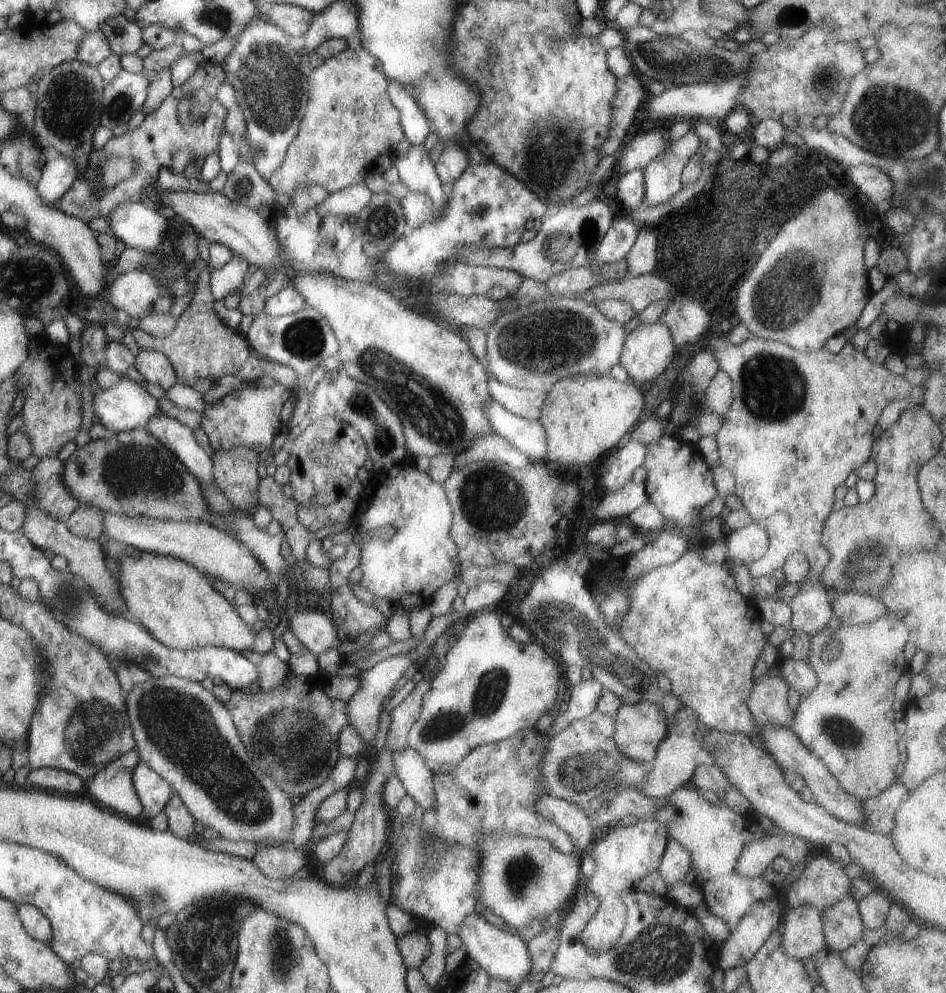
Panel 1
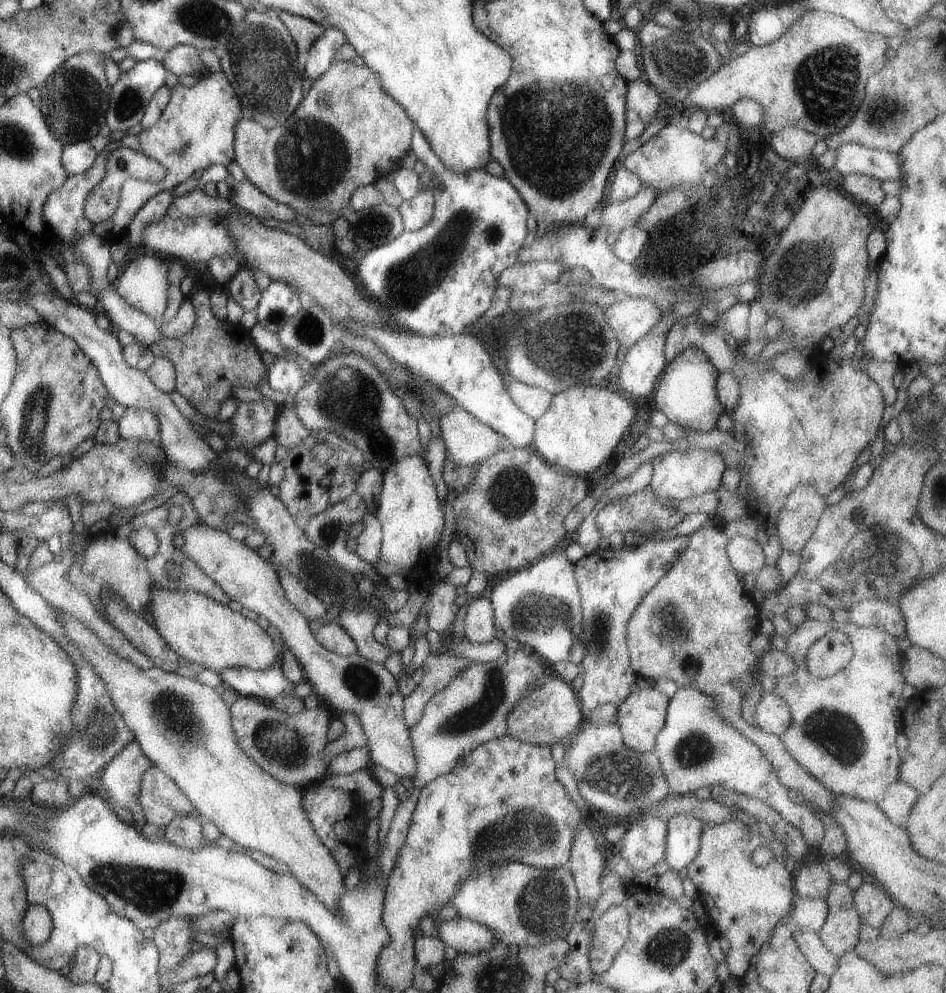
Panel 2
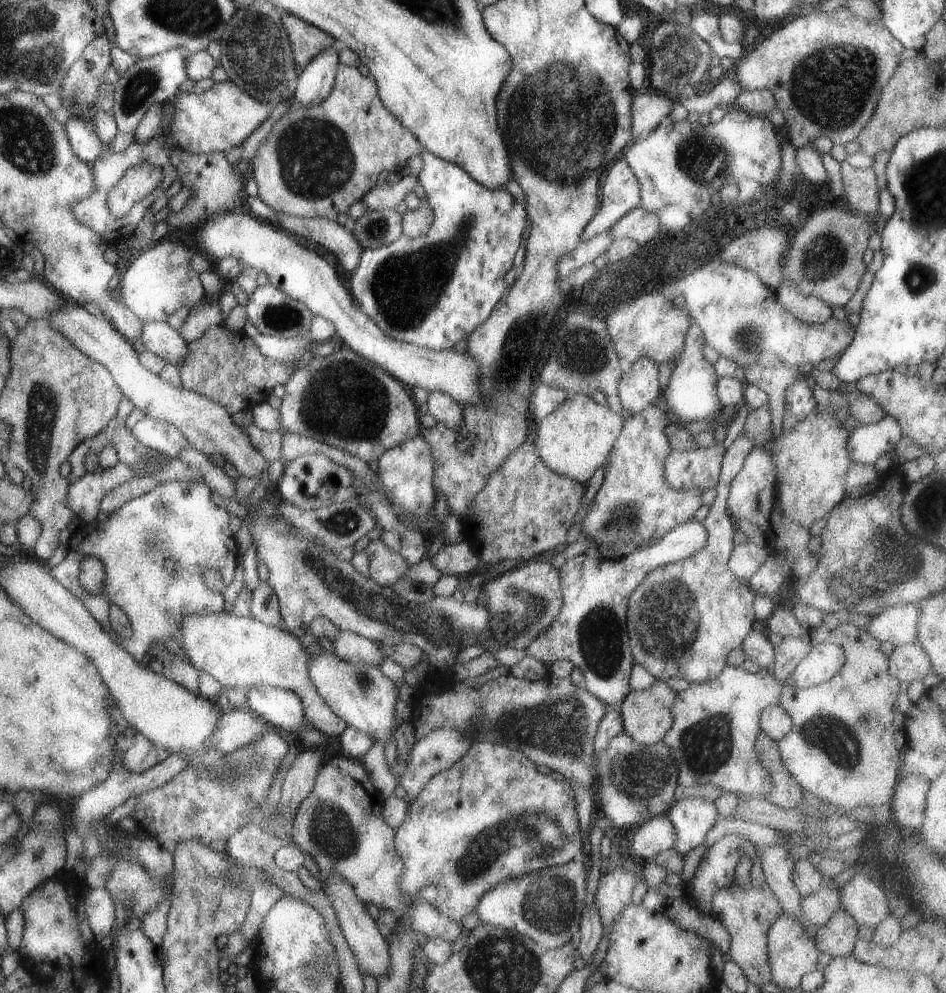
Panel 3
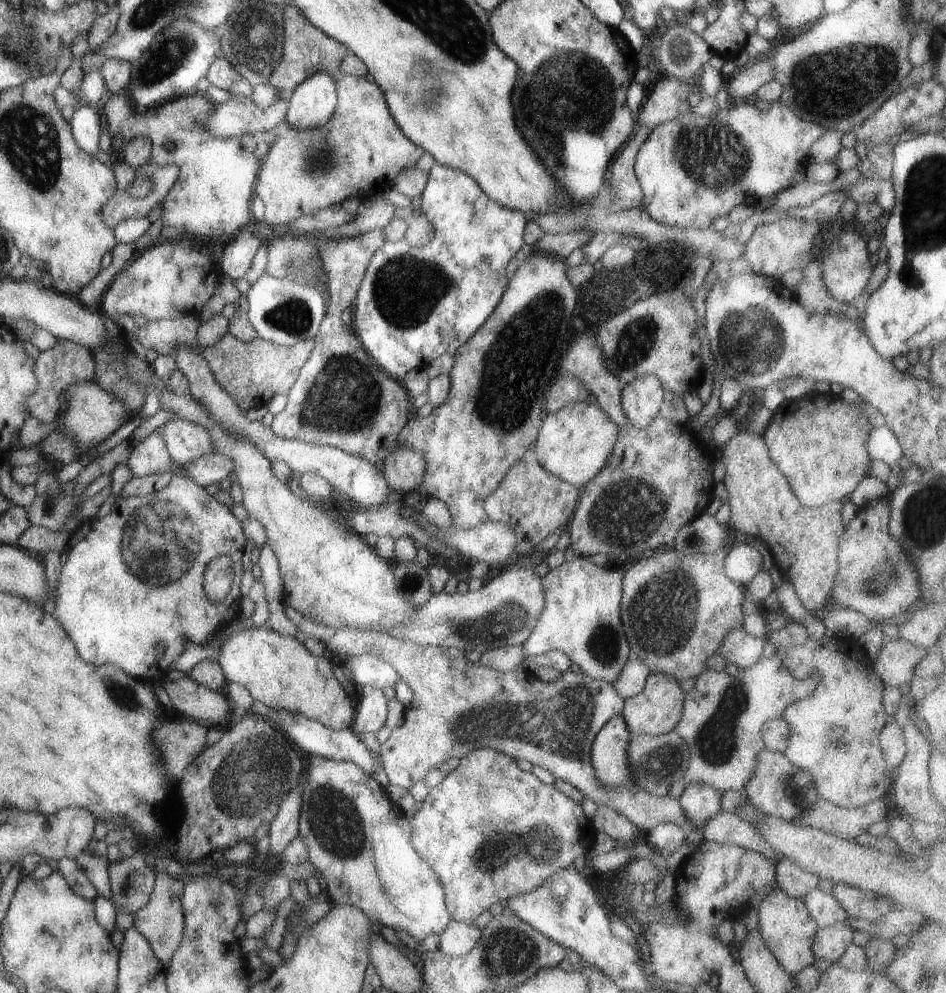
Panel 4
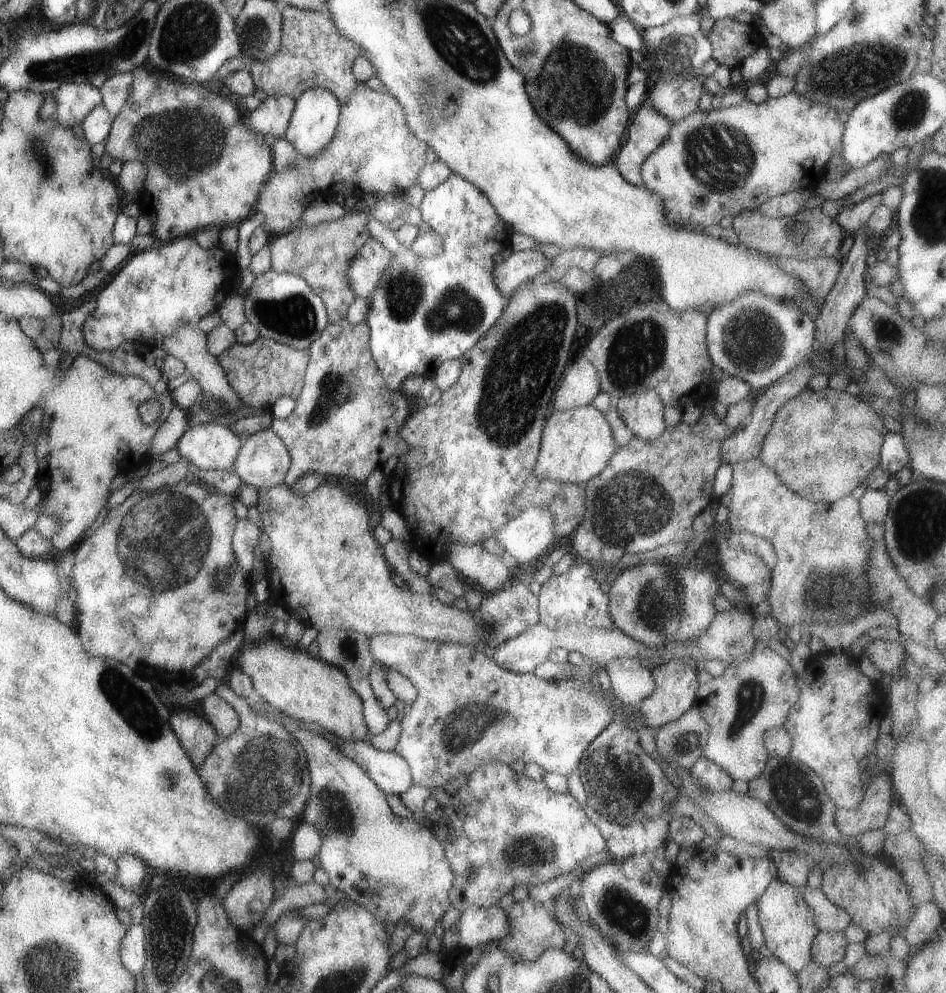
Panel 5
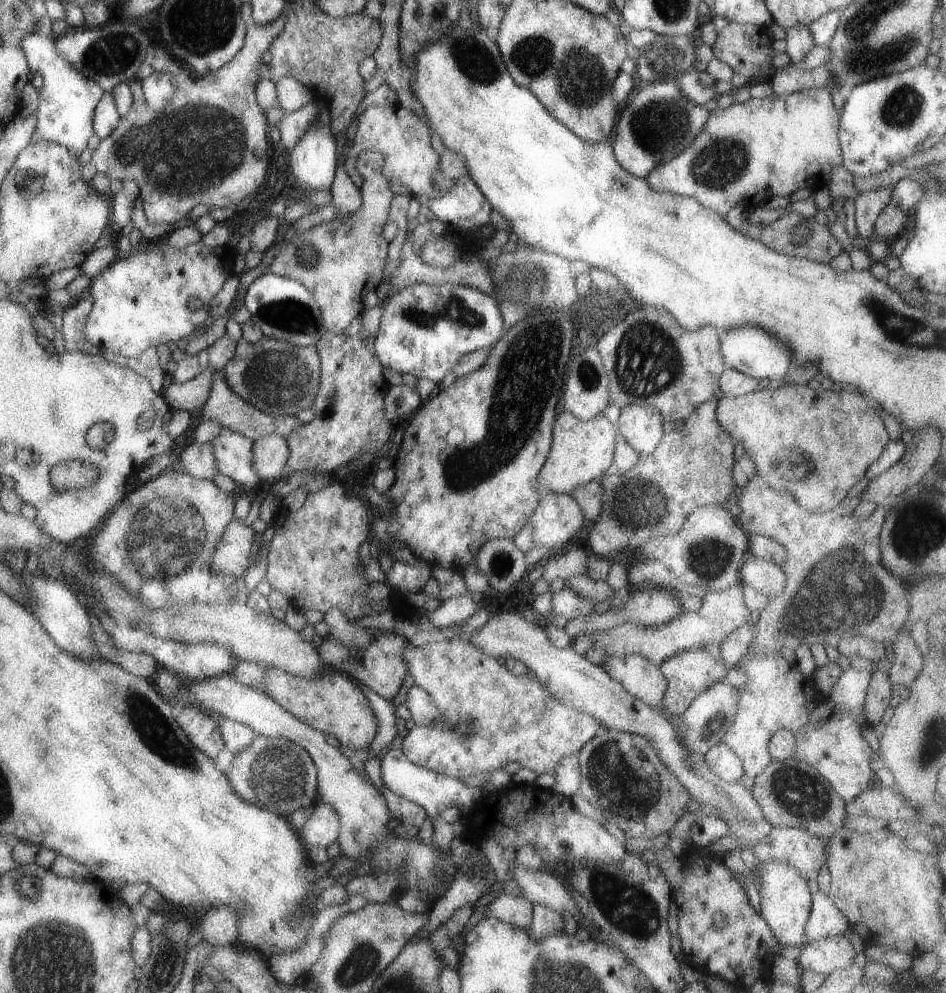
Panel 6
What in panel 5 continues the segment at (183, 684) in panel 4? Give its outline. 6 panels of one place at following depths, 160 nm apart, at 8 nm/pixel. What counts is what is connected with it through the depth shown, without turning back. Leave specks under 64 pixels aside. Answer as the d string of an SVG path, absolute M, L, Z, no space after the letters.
M214 692L201 700L201 708L203 718L216 730L219 739L229 737L237 730L237 713Z

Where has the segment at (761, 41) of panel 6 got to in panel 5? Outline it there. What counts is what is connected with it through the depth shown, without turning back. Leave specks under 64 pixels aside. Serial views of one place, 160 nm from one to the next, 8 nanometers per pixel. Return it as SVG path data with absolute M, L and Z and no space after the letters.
M727 17L713 23L707 40L712 48L708 52L709 57L729 69L739 67L743 58L753 54L764 42L756 25Z

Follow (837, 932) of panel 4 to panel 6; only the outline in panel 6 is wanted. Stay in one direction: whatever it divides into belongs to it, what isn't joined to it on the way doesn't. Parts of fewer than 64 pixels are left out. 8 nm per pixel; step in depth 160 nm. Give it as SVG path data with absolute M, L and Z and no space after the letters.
M835 935L815 939L801 946L796 958L801 970L829 974L837 969L844 969L853 964L855 951L844 935Z

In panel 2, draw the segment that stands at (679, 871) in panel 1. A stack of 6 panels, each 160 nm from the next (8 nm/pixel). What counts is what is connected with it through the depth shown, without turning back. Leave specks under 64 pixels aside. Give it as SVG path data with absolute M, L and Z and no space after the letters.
M683 814L671 816L666 821L665 849L662 860L673 872L678 873L686 868L697 854L699 836L703 824L697 818Z

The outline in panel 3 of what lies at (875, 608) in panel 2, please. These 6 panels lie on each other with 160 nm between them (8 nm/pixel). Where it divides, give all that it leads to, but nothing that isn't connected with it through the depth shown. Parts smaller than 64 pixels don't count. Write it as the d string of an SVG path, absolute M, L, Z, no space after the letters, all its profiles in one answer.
M917 603L883 606L877 613L871 614L865 630L880 643L889 642L896 647L915 641L919 606Z

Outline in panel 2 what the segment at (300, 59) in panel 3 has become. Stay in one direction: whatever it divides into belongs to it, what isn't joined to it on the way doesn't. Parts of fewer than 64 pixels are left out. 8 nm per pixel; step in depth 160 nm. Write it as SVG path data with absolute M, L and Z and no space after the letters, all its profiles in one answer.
M276 11L277 18L287 28L288 34L294 41L296 51L304 53L323 32L323 26L307 18L296 16L284 11Z

